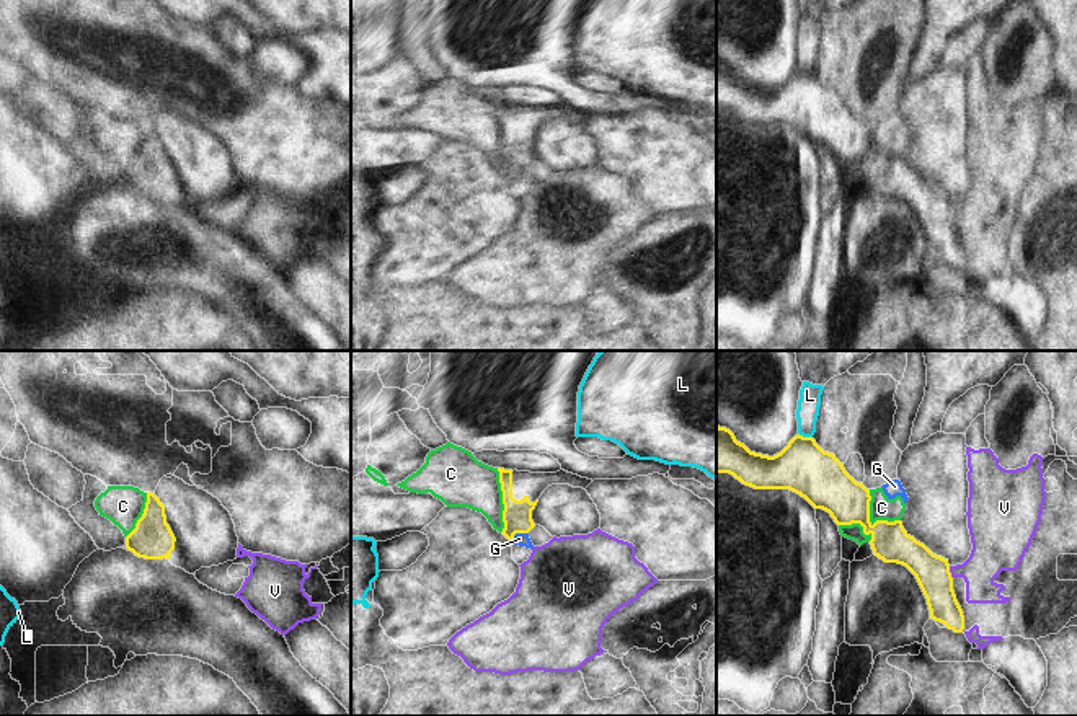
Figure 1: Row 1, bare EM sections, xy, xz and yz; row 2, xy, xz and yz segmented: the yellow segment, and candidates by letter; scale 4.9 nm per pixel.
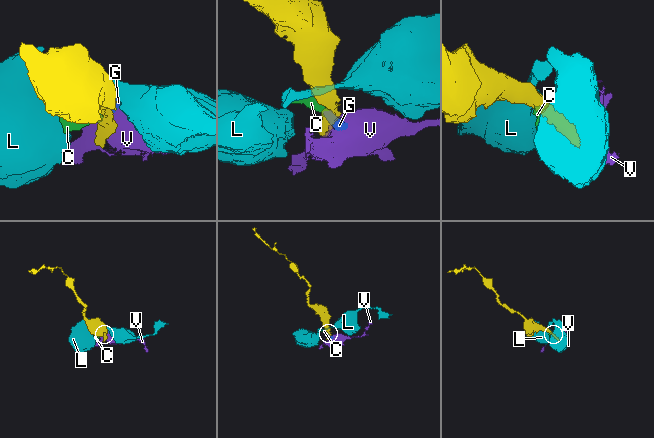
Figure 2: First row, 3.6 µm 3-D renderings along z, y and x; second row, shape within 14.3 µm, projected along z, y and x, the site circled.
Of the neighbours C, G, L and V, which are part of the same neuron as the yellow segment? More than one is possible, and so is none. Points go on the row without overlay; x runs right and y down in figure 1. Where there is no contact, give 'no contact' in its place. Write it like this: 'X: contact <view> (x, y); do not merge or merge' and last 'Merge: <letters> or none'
C: contact xz (503, 136); do not merge
G: contact xz (518, 167); do not merge
L: contact yz (805, 72); do not merge
V: contact yz (950, 207); do not merge
Merge: none

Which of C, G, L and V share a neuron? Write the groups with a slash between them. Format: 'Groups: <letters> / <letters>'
Groups: C G / L / V.

